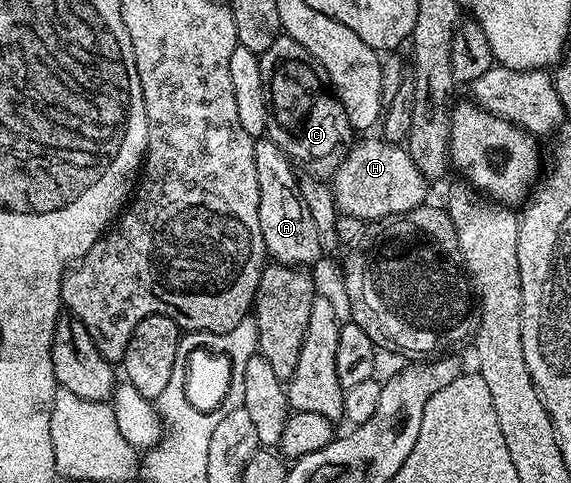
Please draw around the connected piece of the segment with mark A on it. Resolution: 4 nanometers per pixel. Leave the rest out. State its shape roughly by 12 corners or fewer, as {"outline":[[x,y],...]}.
{"outline":[[254,141],[267,257],[310,266],[324,256],[292,161]]}

